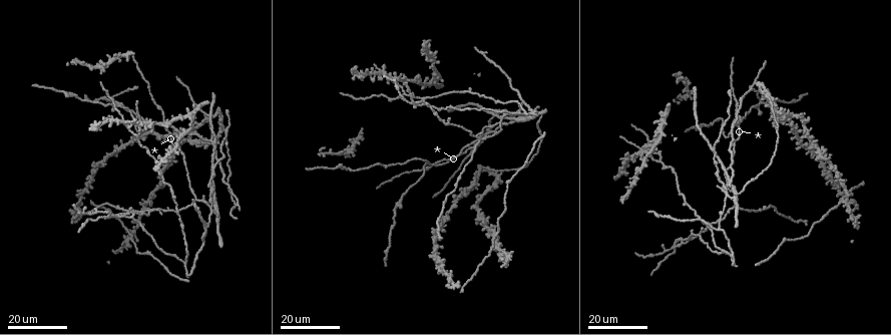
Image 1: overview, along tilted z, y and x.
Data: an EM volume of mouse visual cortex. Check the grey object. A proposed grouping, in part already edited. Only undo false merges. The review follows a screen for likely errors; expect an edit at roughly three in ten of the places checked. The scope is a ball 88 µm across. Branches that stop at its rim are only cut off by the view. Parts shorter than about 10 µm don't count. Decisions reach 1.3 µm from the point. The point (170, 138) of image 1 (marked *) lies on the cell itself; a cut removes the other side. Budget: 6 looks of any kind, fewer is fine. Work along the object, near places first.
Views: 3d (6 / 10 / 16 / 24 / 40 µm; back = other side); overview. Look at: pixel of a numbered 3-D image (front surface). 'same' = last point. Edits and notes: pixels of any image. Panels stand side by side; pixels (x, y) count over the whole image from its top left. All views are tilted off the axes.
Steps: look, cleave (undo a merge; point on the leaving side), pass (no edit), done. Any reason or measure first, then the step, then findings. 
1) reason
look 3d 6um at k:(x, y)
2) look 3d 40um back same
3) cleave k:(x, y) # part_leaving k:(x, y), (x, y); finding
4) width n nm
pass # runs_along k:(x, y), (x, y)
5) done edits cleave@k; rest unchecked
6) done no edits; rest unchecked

look 3d 24um at 1:(439, 164)

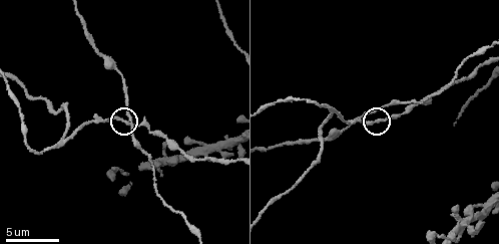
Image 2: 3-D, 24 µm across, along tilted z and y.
look 3d 6um at 2:(125, 122)

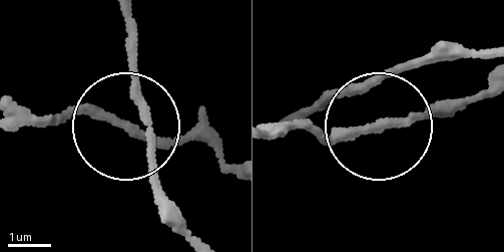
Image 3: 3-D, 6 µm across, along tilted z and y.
pass # runs_along 3:(474, 54), (394, 69), (369, 128), (328, 134), (269, 121); one cell here

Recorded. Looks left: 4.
arms part here
look 3d 24um at 1:(338, 168)

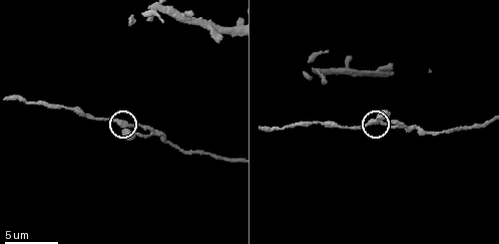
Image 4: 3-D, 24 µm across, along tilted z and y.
look 3d 6um at 4:(370, 121)

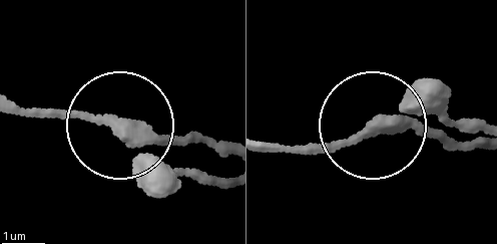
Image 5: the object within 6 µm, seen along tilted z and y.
arms 3
pass # runs_along 5:(229, 149), (20, 115); all the same cell

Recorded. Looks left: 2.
three-way junction
look 3d 16um at 1:(661, 162)

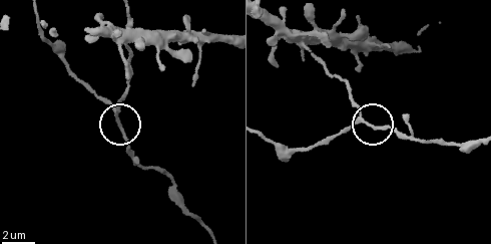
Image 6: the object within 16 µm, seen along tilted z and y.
look 3d 6um at 6:(357, 120)

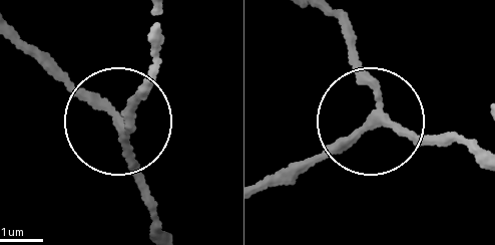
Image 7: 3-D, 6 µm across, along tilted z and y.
pass # runs_along 7:(470, 155), (371, 126), (288, 180); all the same cell

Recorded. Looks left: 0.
done no edits; rest unchecked

